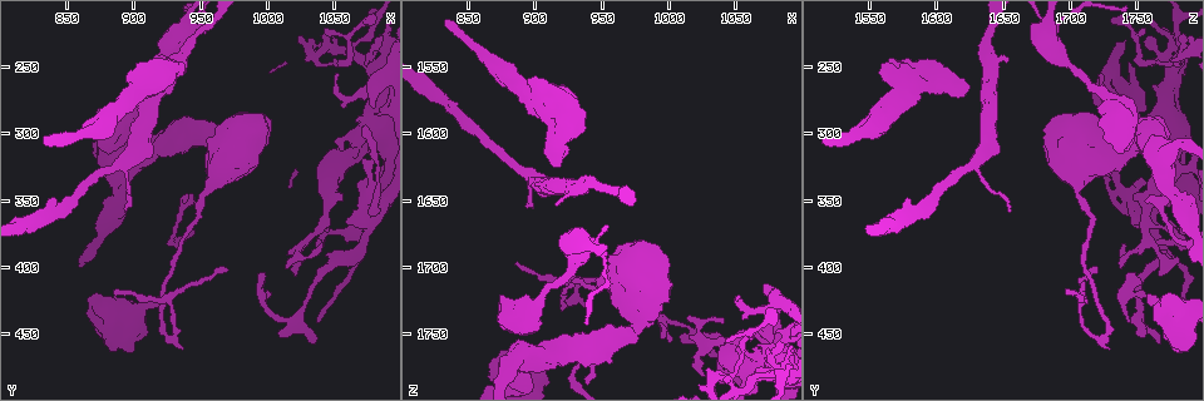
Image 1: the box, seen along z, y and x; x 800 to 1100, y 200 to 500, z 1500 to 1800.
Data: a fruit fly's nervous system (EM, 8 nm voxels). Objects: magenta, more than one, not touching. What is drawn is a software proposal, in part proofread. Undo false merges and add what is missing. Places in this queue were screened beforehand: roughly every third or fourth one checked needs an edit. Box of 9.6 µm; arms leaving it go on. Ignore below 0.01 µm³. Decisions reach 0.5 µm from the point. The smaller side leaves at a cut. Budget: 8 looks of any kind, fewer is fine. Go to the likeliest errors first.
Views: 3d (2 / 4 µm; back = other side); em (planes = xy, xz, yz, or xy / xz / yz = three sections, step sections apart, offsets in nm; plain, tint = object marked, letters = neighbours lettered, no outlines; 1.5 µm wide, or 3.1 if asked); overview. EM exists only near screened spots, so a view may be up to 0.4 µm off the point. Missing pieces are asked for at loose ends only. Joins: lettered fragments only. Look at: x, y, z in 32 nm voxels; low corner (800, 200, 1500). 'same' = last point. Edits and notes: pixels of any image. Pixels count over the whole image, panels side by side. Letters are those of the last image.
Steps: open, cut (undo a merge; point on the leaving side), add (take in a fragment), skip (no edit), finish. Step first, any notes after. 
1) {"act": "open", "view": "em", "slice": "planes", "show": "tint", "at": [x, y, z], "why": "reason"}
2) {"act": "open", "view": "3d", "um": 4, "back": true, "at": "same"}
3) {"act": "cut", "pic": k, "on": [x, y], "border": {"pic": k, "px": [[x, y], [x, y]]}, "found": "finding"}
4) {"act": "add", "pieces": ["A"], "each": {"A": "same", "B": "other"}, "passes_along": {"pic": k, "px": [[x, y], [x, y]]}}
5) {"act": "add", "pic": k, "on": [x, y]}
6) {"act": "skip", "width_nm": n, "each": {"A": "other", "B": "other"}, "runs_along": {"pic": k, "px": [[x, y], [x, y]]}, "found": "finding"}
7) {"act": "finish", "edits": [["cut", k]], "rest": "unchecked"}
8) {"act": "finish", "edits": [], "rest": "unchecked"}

{"act": "open", "view": "em", "slice": "xz", "step": 4, "show": "letters", "at": [884, 418, 1694], "why": "thin end"}

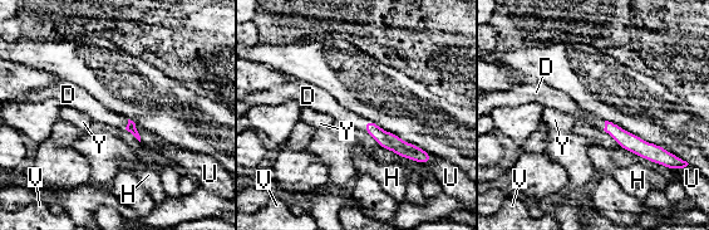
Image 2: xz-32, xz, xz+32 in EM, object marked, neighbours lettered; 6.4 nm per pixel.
{"act": "open", "view": "em", "slice": "planes", "show": "letters", "at": "same", "why": "cut it another way"}

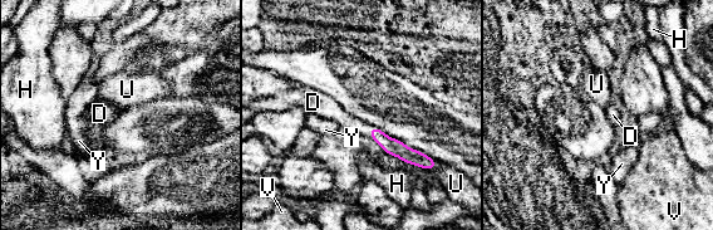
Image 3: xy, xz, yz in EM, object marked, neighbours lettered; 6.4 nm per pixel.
{"act": "add", "pieces": ["D"], "width_nm": 80, "each": {"D": "same", "H": "other", "U": "other", "V": "other", "Y": "other"}, "passes_along": {"pic": 3, "px": [[389, 145], [370, 132], [337, 113]]}, "found": "the cell continues"}

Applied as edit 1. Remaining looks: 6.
{"act": "open", "view": "overview", "why": "see it whole again"}

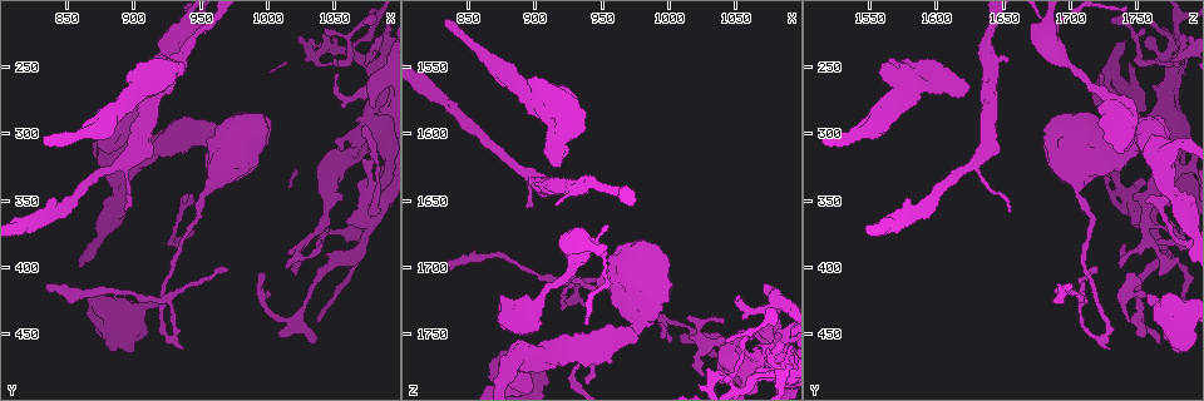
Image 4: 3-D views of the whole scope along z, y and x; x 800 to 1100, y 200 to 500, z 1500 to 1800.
{"act": "open", "view": "em", "slice": "planes", "show": "tint", "at": [978, 316, 1742], "why": "touches itself"}

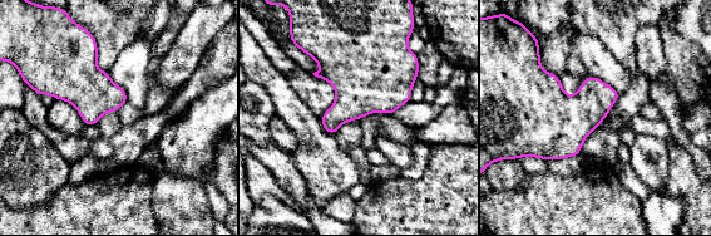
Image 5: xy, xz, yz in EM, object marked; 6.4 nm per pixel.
{"act": "open", "view": "em", "slice": "planes", "show": "letters", "at": "same", "why": "see the neighbours"}

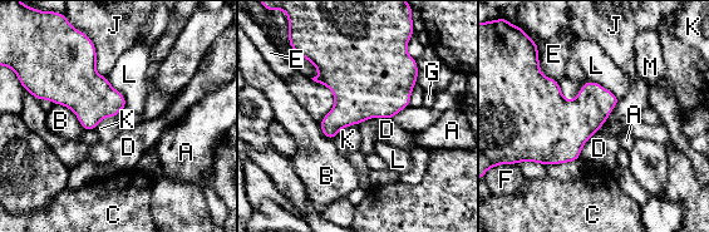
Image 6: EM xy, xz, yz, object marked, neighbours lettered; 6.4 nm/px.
{"act": "skip", "each": {"A": "other", "B": "other", "C": "other", "D": "other", "E": "other", "F": "other", "G": "other", "J": "other", "K": "other", "L": "other", "M": "other"}, "border": {"pic": 6, "px": [[599, 129], [585, 143], [577, 159]]}, "found": "continuous, no second cell"}

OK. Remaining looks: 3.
{"act": "open", "view": "em", "slice": "yz", "step": 4, "show": "tint", "at": [926, 252, 1704], "why": "calibre changes"}

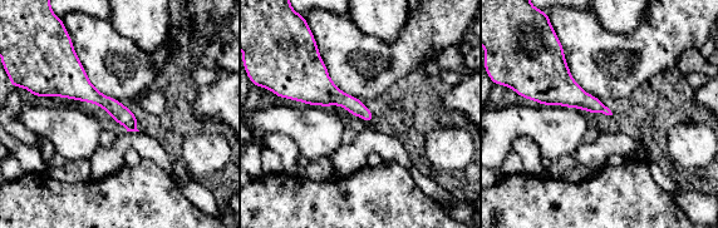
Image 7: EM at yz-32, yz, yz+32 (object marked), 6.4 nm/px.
{"act": "open", "view": "em", "slice": "planes", "show": "letters", "at": "same", "why": "cut it another way"}

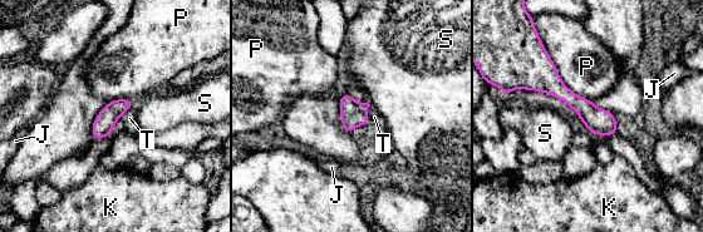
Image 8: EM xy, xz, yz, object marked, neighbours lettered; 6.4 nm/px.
{"act": "skip", "each": {"J": "other", "K": "other", "P": "other", "S": "other", "T": "other"}, "runs_along": {"pic": 8, "px": [[529, 74], [544, 77], [614, 129]]}, "found": "continuous, no second cell"}

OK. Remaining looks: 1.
{"act": "finish", "edits": [["add", 3]], "rest": "unchecked"}

